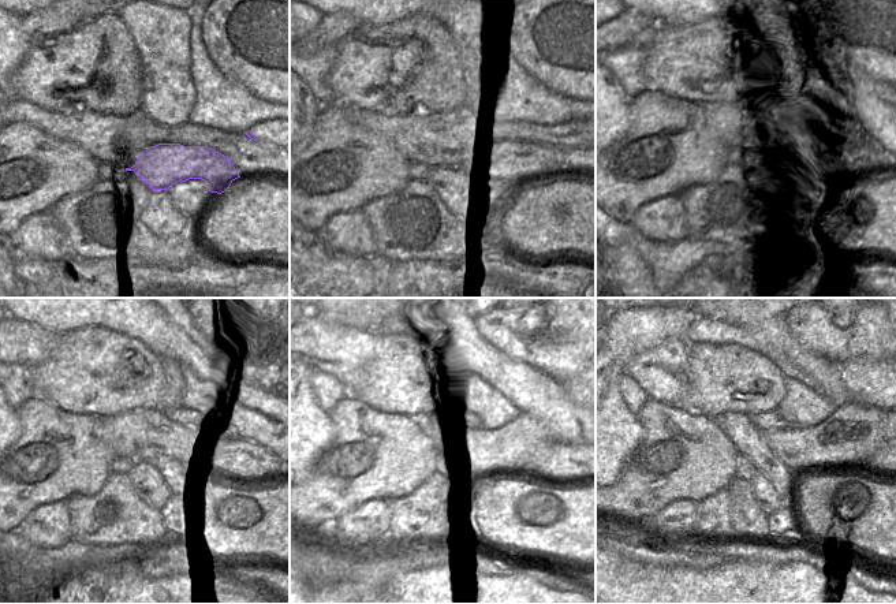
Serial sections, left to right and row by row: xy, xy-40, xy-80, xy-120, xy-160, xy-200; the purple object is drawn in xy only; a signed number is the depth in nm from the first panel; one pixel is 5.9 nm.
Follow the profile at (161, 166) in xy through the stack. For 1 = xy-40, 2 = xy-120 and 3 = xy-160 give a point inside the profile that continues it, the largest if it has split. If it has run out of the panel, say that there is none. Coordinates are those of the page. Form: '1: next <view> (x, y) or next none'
1: next xy-40 (538, 148)
2: next xy-120 (242, 459)
3: next xy-160 (559, 462)

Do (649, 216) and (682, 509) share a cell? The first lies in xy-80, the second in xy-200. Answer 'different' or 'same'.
same

